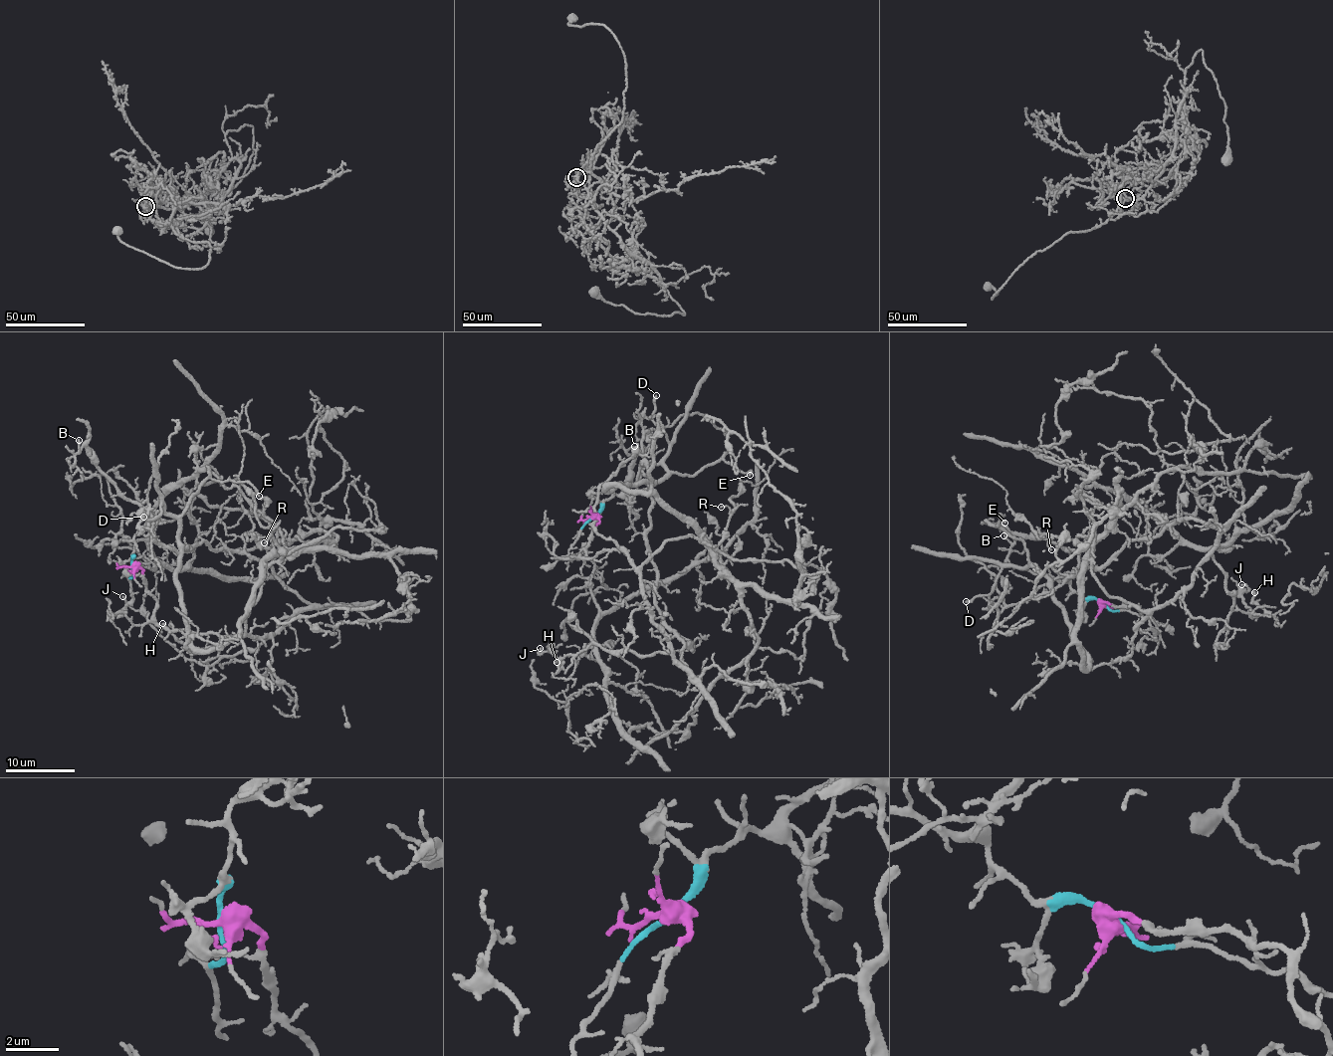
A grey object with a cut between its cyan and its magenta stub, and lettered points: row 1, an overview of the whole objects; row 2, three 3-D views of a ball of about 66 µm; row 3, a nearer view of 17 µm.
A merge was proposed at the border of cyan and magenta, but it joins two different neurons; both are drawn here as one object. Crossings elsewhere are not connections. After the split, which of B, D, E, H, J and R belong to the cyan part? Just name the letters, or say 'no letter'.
B, D, E

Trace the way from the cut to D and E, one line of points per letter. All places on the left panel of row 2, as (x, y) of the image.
D: (131, 565), (135, 534), (142, 531), (148, 510), (163, 508), (161, 504), (160, 514), (143, 517)
E: (131, 565), (135, 534), (142, 531), (148, 510), (181, 514), (202, 482), (211, 476), (247, 482), (260, 497)

